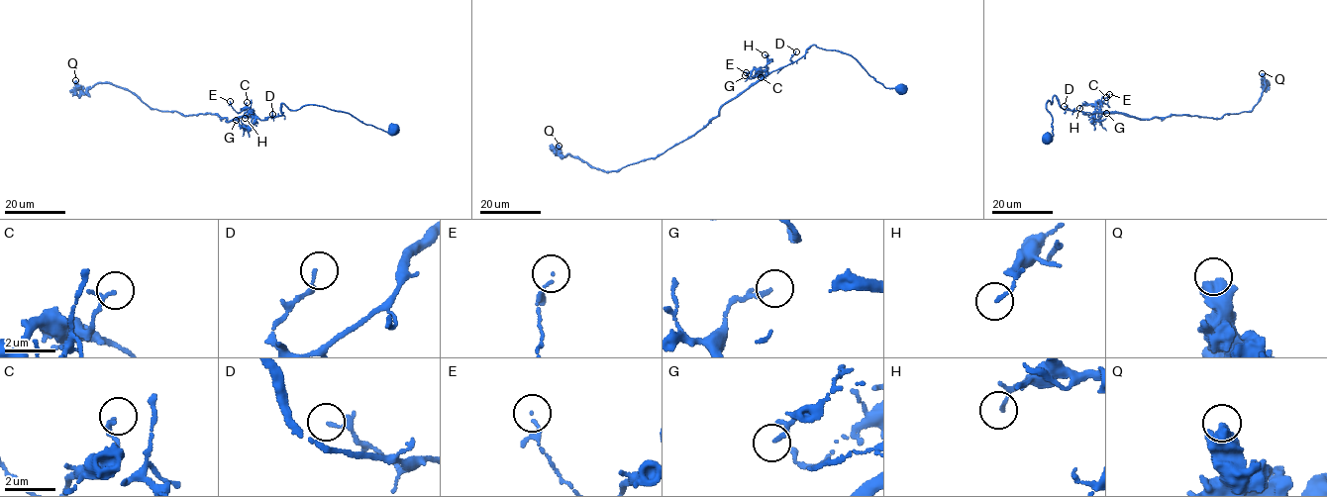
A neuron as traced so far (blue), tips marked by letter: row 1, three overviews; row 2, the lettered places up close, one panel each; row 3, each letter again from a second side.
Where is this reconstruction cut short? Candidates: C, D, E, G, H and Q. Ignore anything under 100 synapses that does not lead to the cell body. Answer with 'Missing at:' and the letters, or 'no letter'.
Missing at: no letter

